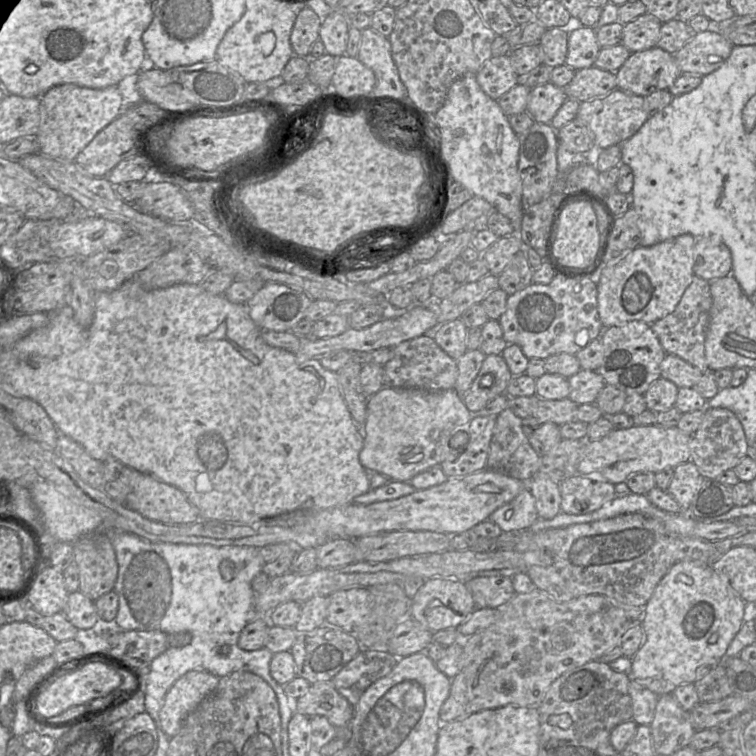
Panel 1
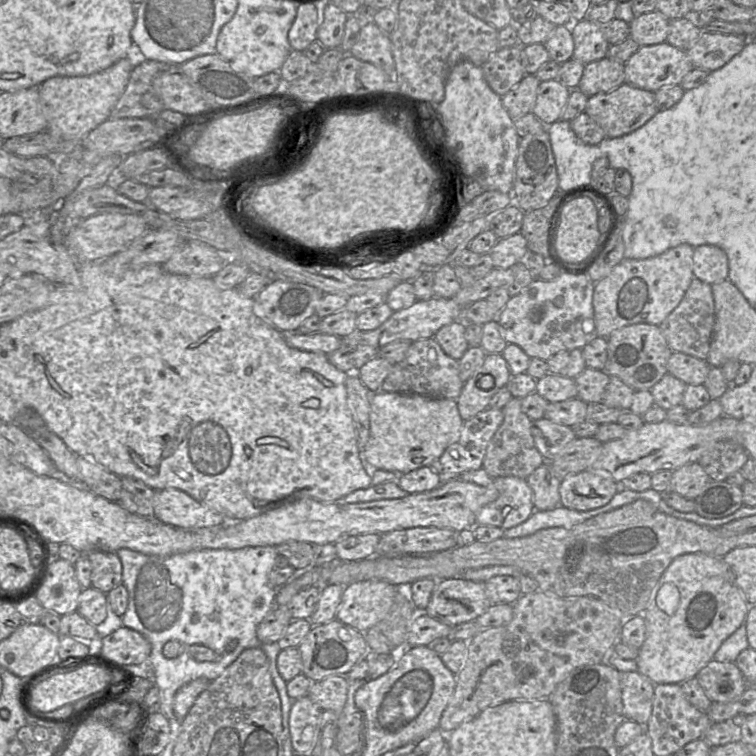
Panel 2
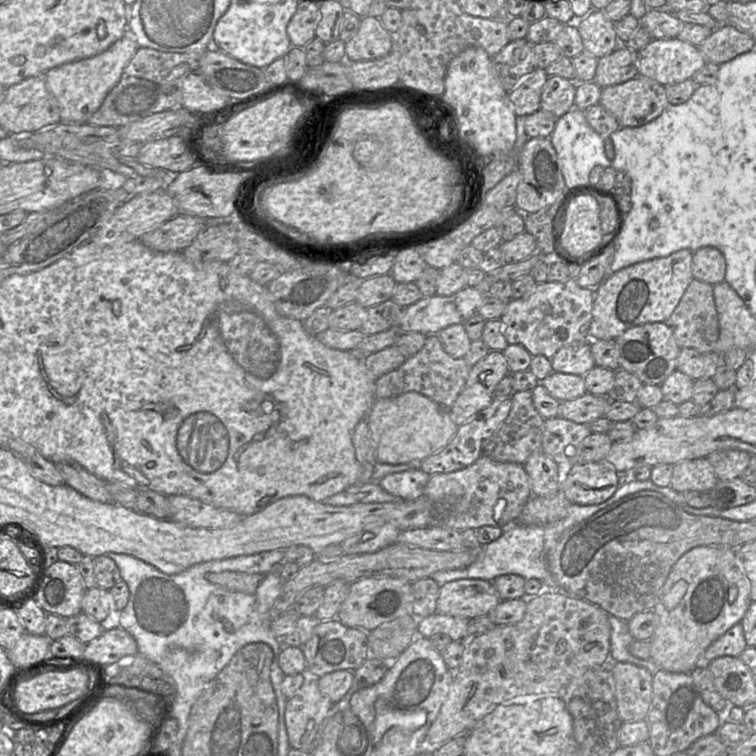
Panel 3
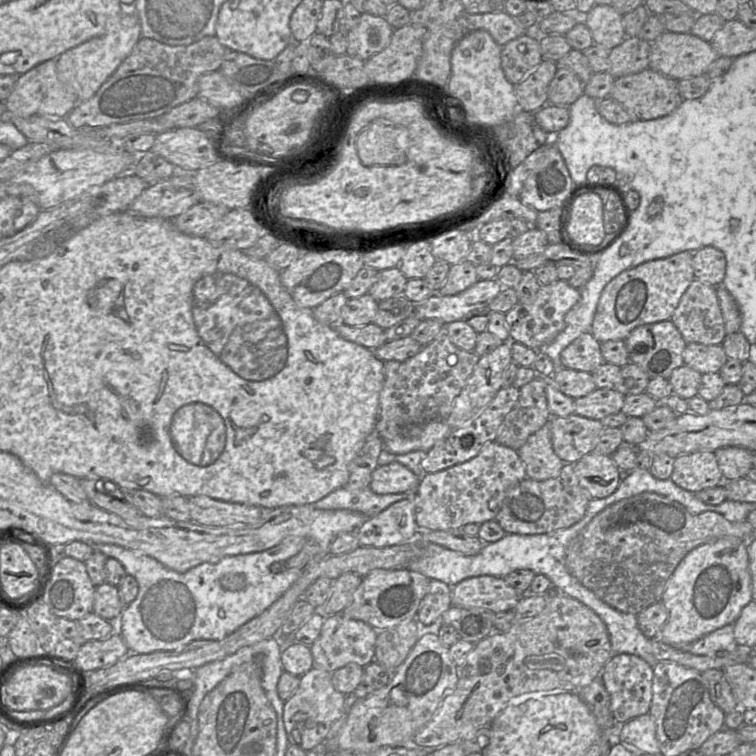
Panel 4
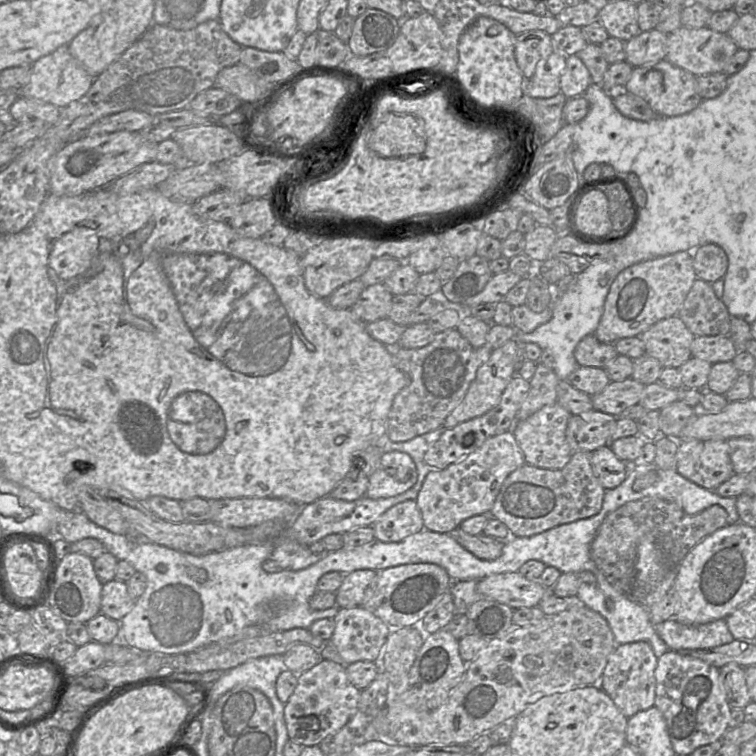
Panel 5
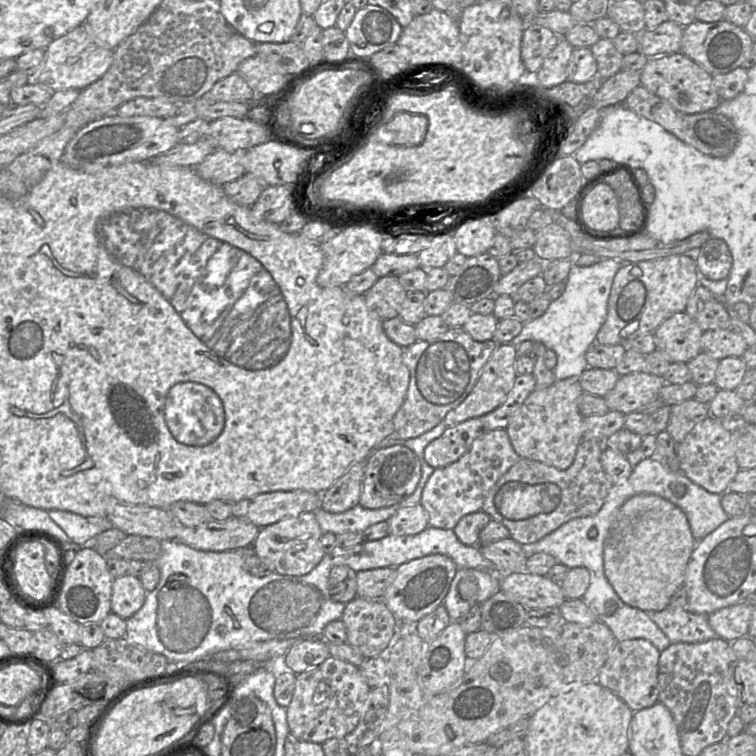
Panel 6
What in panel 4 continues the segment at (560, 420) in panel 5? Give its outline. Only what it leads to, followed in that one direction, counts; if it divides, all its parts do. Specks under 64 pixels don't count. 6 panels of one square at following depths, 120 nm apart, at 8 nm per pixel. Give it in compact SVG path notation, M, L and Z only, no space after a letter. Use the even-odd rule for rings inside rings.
M550 421L531 436L519 451L526 463L528 477L535 480L557 477L565 464L553 449Z

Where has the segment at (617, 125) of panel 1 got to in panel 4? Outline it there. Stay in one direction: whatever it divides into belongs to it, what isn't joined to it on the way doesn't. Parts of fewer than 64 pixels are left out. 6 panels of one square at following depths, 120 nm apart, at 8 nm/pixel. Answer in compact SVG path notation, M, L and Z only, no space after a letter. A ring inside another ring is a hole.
M647 68L637 73L616 78L609 97L622 104L635 119L651 120L673 112L683 101L678 81L656 70Z

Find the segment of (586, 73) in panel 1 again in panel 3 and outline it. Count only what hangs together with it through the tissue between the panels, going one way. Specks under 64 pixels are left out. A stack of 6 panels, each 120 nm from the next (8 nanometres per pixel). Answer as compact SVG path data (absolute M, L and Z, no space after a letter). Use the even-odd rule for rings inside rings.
M624 44L598 59L593 81L601 88L623 83L639 75L638 51Z

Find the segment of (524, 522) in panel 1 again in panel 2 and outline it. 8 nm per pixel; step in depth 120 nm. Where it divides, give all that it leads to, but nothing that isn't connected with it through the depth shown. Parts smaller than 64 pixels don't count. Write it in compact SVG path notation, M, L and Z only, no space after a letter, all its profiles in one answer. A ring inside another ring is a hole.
M483 469L462 473L458 478L480 486L494 485L499 495L476 514L475 524L507 530L526 521L535 511L533 492L527 480L516 476L491 477Z

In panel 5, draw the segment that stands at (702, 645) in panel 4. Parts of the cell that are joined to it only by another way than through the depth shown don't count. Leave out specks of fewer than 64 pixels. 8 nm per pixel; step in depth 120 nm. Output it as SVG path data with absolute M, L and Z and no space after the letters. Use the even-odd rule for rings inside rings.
M671 618L656 624L655 630L668 649L674 651L712 649L734 640L725 619L685 625Z

